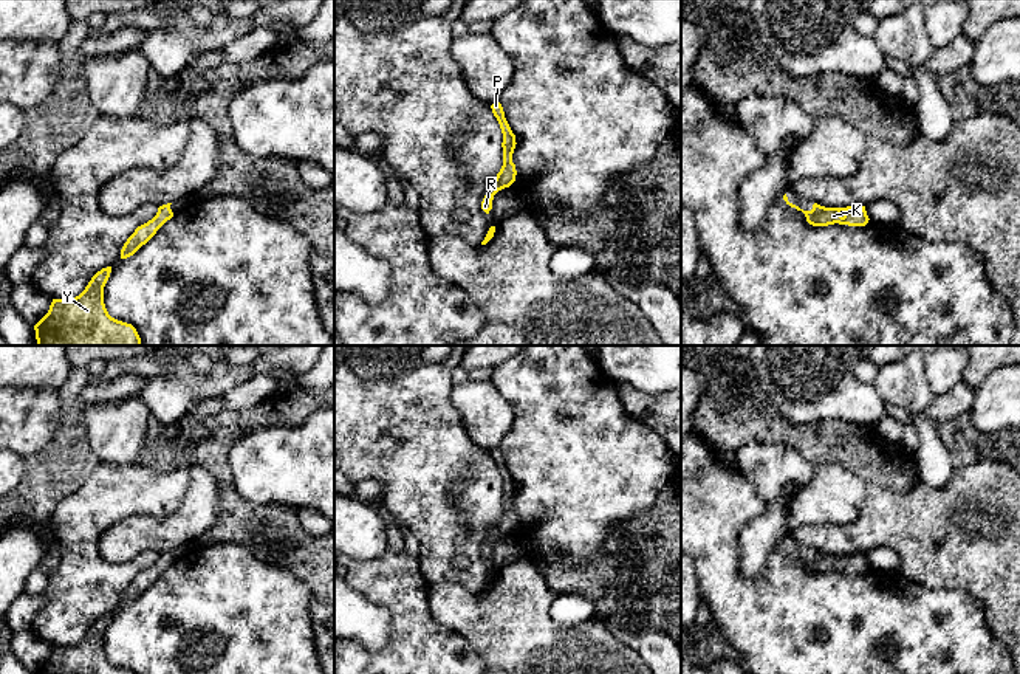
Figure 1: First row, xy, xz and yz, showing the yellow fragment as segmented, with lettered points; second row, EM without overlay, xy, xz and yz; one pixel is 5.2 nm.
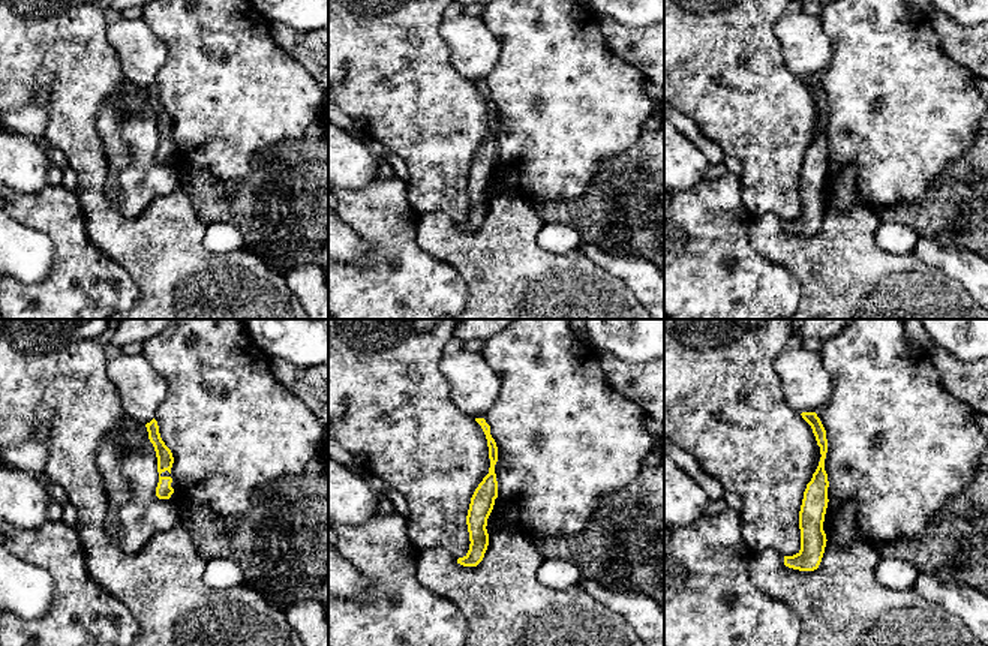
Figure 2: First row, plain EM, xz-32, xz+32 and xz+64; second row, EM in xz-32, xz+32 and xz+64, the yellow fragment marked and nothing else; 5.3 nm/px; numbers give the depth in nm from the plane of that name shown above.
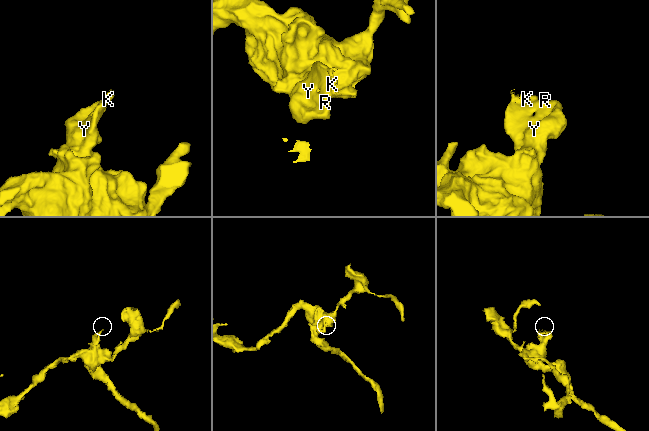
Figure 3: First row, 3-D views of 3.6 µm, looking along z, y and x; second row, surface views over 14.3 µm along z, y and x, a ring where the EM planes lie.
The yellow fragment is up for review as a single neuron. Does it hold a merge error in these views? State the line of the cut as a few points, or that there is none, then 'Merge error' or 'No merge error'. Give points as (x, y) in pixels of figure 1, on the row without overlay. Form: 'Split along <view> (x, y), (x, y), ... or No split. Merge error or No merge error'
No split. No merge error

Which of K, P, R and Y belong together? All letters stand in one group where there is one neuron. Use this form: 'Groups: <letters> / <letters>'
Groups: K P R Y

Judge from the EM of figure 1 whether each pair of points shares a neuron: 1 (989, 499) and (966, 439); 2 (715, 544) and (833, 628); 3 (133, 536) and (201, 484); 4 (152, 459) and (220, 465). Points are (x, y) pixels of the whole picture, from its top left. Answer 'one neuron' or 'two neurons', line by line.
1: two neurons
2: one neuron
3: one neuron
4: one neuron

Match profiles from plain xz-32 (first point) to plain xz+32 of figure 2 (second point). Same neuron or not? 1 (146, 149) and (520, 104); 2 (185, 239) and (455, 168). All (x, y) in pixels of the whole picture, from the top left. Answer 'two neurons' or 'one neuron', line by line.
1: two neurons
2: two neurons

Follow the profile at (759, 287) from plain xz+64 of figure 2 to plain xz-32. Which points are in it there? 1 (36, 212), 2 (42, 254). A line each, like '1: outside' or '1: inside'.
1: inside
2: outside

